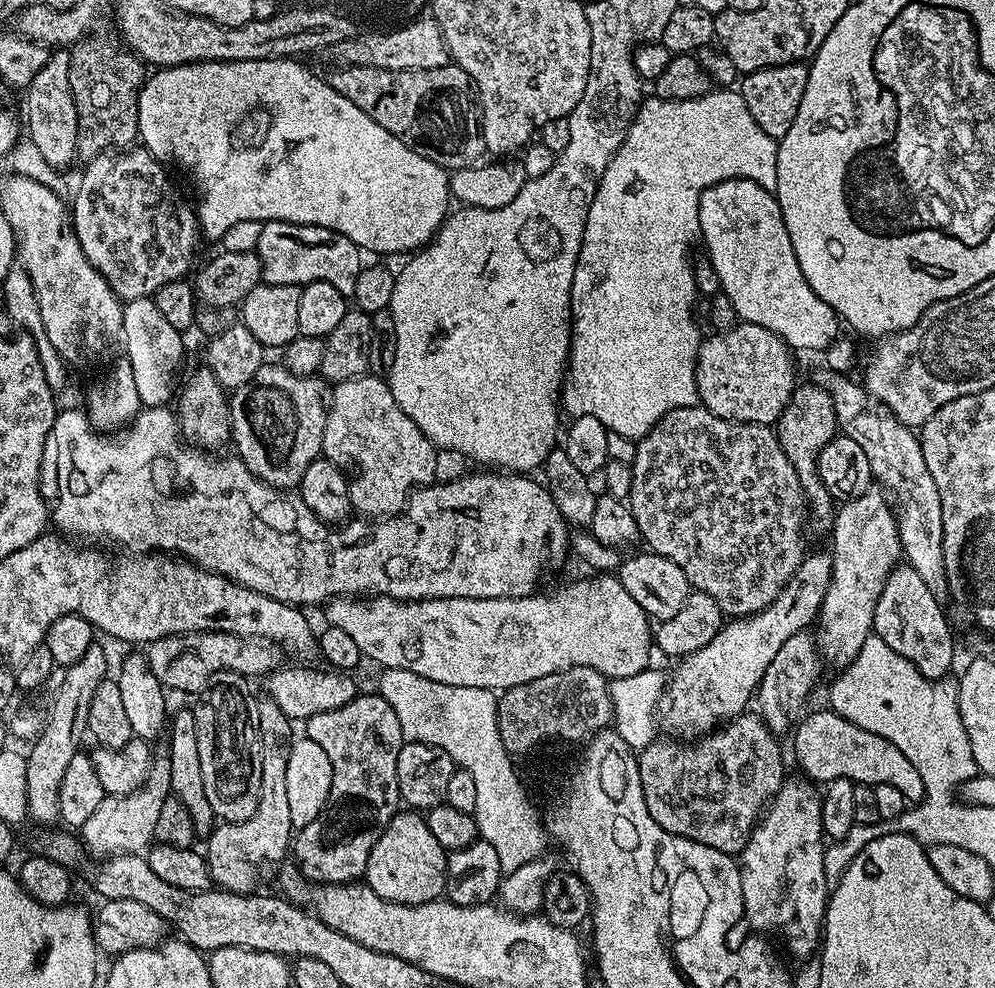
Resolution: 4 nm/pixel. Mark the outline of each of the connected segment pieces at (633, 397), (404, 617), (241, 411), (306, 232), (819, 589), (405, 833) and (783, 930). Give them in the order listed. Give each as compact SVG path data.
M717 90L708 91L705 96L698 98L690 98L689 100L661 100L659 98L645 99L640 107L636 110L636 116L632 119L630 130L626 134L626 138L622 142L622 146L618 146L618 150L614 154L614 158L610 158L610 162L606 166L606 170L602 174L602 178L596 187L594 198L590 202L590 210L586 218L586 230L584 231L584 245L580 248L580 261L576 263L574 270L574 282L572 283L572 346L568 354L568 367L566 369L566 383L562 388L562 408L569 412L569 417L575 418L578 416L593 416L598 418L598 422L602 422L602 426L608 429L609 432L620 434L624 439L633 441L641 440L649 430L652 429L667 412L675 408L691 408L697 403L698 397L696 395L696 355L700 349L700 341L702 333L696 329L696 320L692 317L692 303L698 300L698 293L695 286L695 267L693 261L688 261L688 255L692 252L692 243L697 243L700 234L700 223L698 222L698 202L700 195L704 193L710 186L714 186L723 180L753 180L758 182L758 186L767 188L769 190L776 187L776 146L777 141L770 138L770 134L766 134L766 130L762 130L762 126L758 126L758 122L754 122L754 118L750 114L750 110L746 110L746 102L742 102L739 91L732 90L732 92L716 92Z
M588 574L585 580L576 580L573 584L565 586L561 592L553 596L511 596L510 598L434 598L433 600L392 600L389 596L374 596L367 600L364 598L333 598L323 605L322 611L328 619L327 623L338 630L346 630L351 640L355 642L361 657L373 660L380 664L381 669L397 668L398 670L410 670L414 674L422 674L422 678L430 678L430 682L442 682L446 686L478 686L479 688L490 688L493 690L505 690L522 685L522 683L533 682L536 678L543 678L555 671L570 670L571 667L590 667L598 674L607 677L609 681L624 679L630 675L638 674L647 669L652 652L654 653L654 624L647 614L626 594L626 586L622 586L619 575L616 574Z
M265 362L250 383L231 393L235 455L270 487L295 489L306 474L306 466L321 455L328 417L324 387L325 381L316 376L295 376L283 363Z
M269 220L259 225L254 251L260 260L260 275L266 284L294 284L303 286L310 282L330 282L346 298L355 294L355 282L362 267L361 249L350 238L334 230L309 224L291 224Z
M831 551L816 552L805 555L804 560L798 566L798 570L782 586L782 594L774 598L766 610L756 612L752 616L738 616L729 619L720 633L702 650L690 652L679 661L680 664L673 670L672 676L666 680L666 702L668 700L668 709L664 712L664 720L676 732L696 732L694 734L705 734L713 731L717 726L730 721L743 713L748 703L753 703L757 695L762 674L766 674L766 666L778 654L778 650L794 634L805 631L809 627L808 623L815 621L820 615L820 607L826 598L826 590L830 590L830 580L832 578L832 554Z
M400 810L390 818L388 825L382 830L378 842L374 842L374 850L370 850L370 858L366 862L363 879L372 887L374 894L378 894L389 902L399 904L421 904L438 900L444 896L446 882L446 866L448 857L442 846L438 846L438 838L430 834L427 819L416 810Z
M785 779L738 853L738 863L744 899L743 923L748 923L753 933L768 938L777 936L790 955L804 962L815 957L822 944L830 882L824 874L826 837L818 788L810 779L799 779Z

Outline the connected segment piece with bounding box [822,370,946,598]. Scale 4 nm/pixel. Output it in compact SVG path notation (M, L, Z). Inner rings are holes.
M828 370L824 374L822 386L834 402L839 431L854 438L854 442L862 446L872 467L873 477L890 493L896 513L896 525L900 531L903 559L914 570L918 570L918 574L922 574L926 586L930 586L930 594L937 598L943 597L946 581L942 550L942 498L938 498L938 486L926 466L926 458L922 458L919 435L898 422L898 418L883 404L876 403L868 395L868 389L863 383L856 381L855 384L854 381L847 380L850 379L847 375L838 372Z

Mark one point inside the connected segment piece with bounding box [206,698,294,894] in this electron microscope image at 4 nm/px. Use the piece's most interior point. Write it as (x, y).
(236, 852)

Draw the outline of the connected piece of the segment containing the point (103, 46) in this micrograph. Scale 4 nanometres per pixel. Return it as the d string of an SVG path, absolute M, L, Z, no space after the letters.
M89 34L70 48L70 94L74 94L74 106L78 110L78 153L84 158L109 150L124 150L137 143L138 98L146 79L146 65L139 56L115 39L96 35Z

